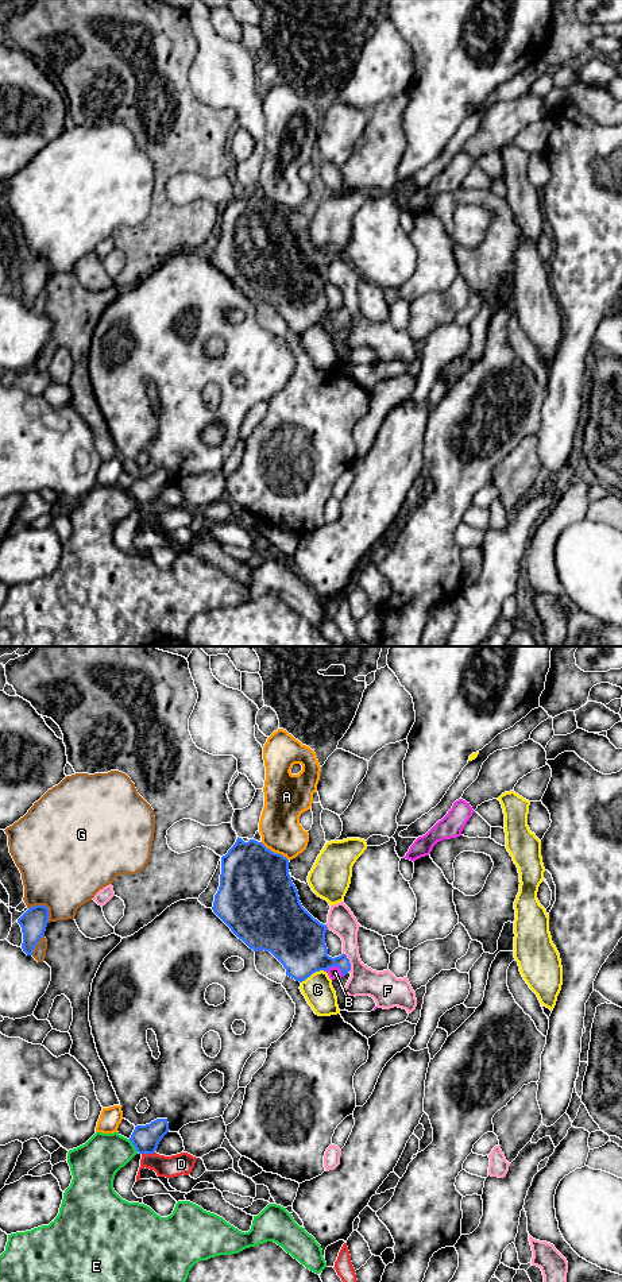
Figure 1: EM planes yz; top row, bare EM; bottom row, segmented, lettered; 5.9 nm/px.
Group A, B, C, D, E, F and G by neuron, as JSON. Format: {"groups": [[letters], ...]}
{"groups": [["A"], ["B"], ["C"], ["D"], ["E"], ["F"], ["G"]]}

